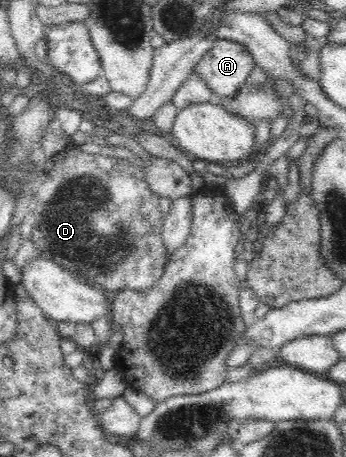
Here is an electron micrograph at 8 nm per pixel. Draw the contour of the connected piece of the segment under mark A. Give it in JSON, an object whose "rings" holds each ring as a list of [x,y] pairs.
{"rings":[[[218,39],[197,62],[194,71],[219,99],[231,99],[248,82],[256,64],[251,53],[237,41]]]}

